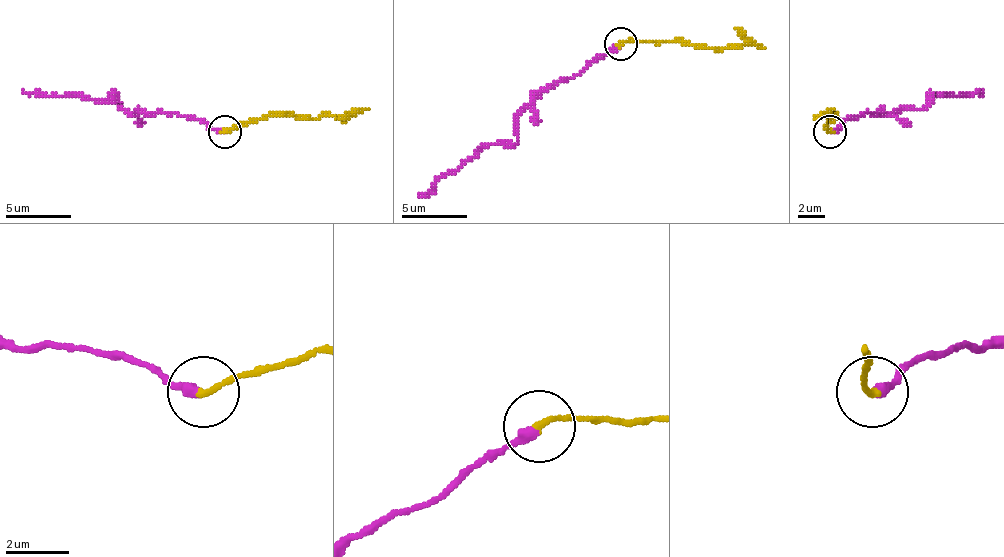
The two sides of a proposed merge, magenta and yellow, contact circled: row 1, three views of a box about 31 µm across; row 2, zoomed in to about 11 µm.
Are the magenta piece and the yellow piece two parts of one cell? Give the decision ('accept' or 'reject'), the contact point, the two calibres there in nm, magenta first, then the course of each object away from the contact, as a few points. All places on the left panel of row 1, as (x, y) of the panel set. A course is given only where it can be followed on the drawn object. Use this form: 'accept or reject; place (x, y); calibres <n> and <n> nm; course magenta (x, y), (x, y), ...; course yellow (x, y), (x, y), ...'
accept; place (224, 131); calibres 340 and 200 nm; course magenta (224, 132), (174, 112), (121, 109), (118, 106), (22, 89); course yellow (224, 132), (270, 116), (319, 119), (369, 109)

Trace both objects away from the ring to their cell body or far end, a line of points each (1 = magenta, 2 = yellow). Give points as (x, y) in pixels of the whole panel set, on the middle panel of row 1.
1: (620, 45), (570, 78), (554, 81), (517, 117), (514, 144), (481, 147), (418, 196)
2: (620, 45), (666, 41), (715, 48), (765, 48)

